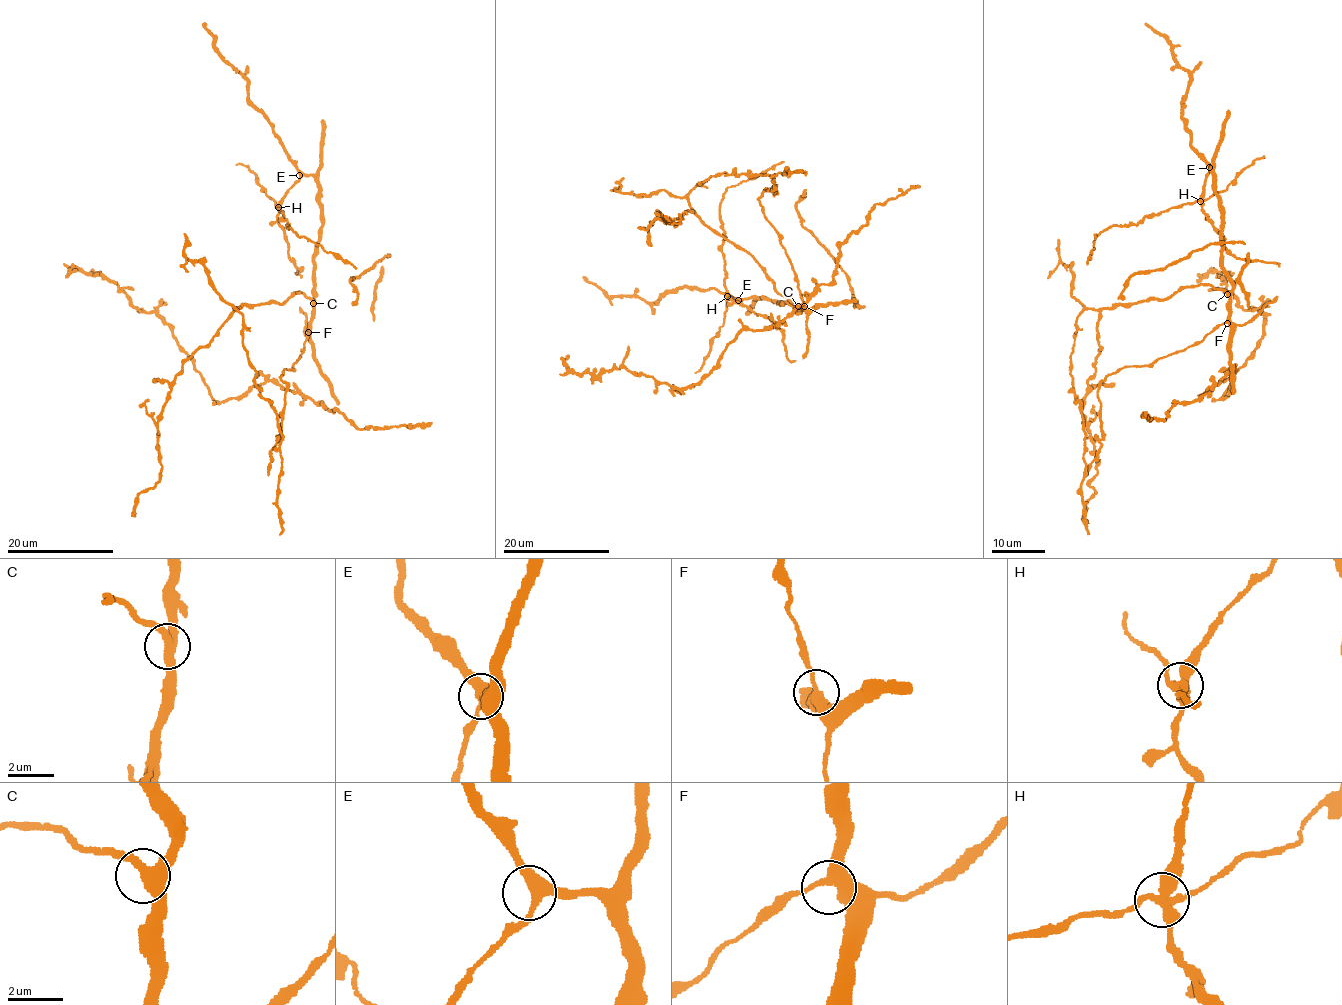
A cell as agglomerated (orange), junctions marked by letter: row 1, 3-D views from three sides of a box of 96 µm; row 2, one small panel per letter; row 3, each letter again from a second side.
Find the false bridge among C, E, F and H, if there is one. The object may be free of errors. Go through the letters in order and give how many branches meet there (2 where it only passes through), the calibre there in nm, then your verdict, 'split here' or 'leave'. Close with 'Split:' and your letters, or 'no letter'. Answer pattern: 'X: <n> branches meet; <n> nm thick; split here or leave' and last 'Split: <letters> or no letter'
C: 3 branches meet; 340 nm thick; leave
E: 3 branches meet; 360 nm thick; leave
F: 3 branches meet; 400 nm thick; leave
H: 4 branches meet; 360 nm thick; split here
Split: H

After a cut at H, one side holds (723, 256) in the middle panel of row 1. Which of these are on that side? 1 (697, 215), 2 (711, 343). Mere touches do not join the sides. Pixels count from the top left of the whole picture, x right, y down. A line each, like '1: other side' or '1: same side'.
1: other side
2: same side

